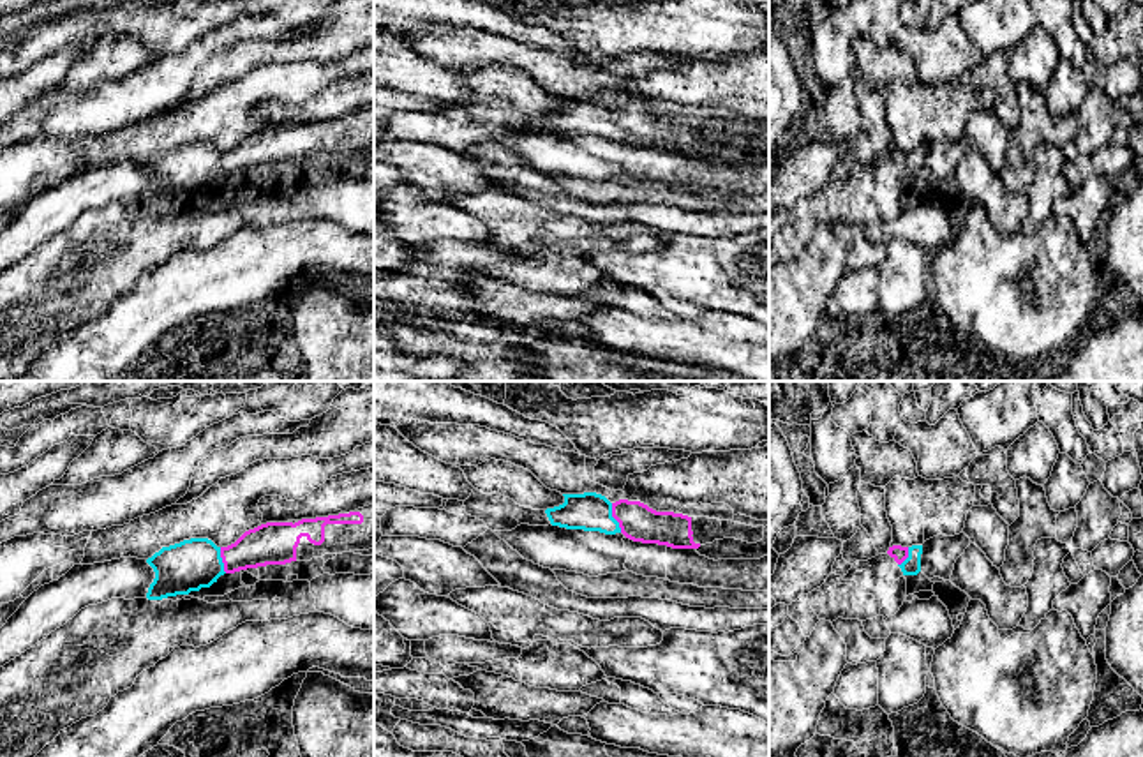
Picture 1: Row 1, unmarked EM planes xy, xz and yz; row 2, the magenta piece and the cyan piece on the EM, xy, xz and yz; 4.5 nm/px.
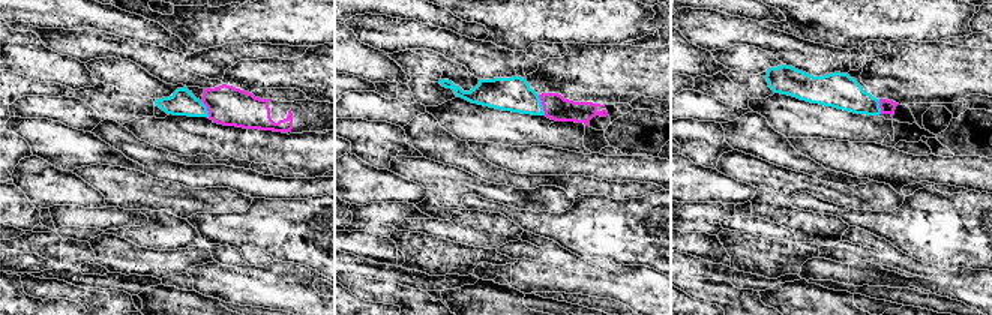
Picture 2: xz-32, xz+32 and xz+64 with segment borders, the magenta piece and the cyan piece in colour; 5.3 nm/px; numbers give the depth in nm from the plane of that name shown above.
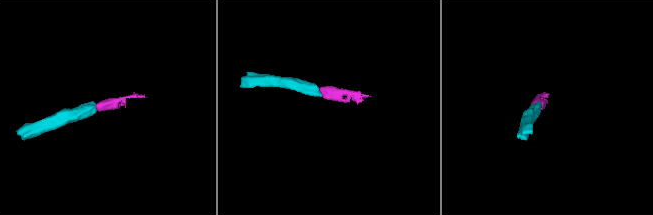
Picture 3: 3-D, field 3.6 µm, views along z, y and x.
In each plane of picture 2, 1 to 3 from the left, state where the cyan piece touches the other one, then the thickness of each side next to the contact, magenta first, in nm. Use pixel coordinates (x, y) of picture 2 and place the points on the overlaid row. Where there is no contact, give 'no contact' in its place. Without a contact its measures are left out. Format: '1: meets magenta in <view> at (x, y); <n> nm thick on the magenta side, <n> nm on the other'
1: meets magenta in xz-32 at (207, 110); 220 nm thick on the magenta side, 140 nm on the other
2: meets magenta in xz+32 at (542, 104); 140 nm thick on the magenta side, 180 nm on the other
3: meets magenta in xz+64 at (880, 107); 80 nm thick on the magenta side, 190 nm on the other

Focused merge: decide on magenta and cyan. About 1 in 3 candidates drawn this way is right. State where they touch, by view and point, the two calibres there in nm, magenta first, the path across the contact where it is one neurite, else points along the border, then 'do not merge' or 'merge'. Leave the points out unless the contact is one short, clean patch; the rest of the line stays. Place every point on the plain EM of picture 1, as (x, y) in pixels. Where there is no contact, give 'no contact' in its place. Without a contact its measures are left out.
contact xz (614, 122); calibres 170 and 180 nm; way xz (639, 127), (632, 122), (614, 122), (591, 117); merge

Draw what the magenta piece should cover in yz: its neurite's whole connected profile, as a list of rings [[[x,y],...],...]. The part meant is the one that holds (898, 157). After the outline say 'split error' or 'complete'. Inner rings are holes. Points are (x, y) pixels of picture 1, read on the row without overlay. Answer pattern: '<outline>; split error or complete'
[[[893,150],[889,152],[887,159],[898,168],[903,180],[917,180],[921,176],[923,150]]]; split error

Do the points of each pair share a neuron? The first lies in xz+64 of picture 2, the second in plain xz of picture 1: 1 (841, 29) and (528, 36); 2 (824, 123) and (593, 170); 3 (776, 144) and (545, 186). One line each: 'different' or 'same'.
1: different
2: same
3: same

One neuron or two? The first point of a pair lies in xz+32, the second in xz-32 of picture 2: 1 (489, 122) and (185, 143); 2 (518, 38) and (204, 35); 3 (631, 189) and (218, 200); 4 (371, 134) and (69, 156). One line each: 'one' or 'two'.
1: one
2: one
3: two
4: one

